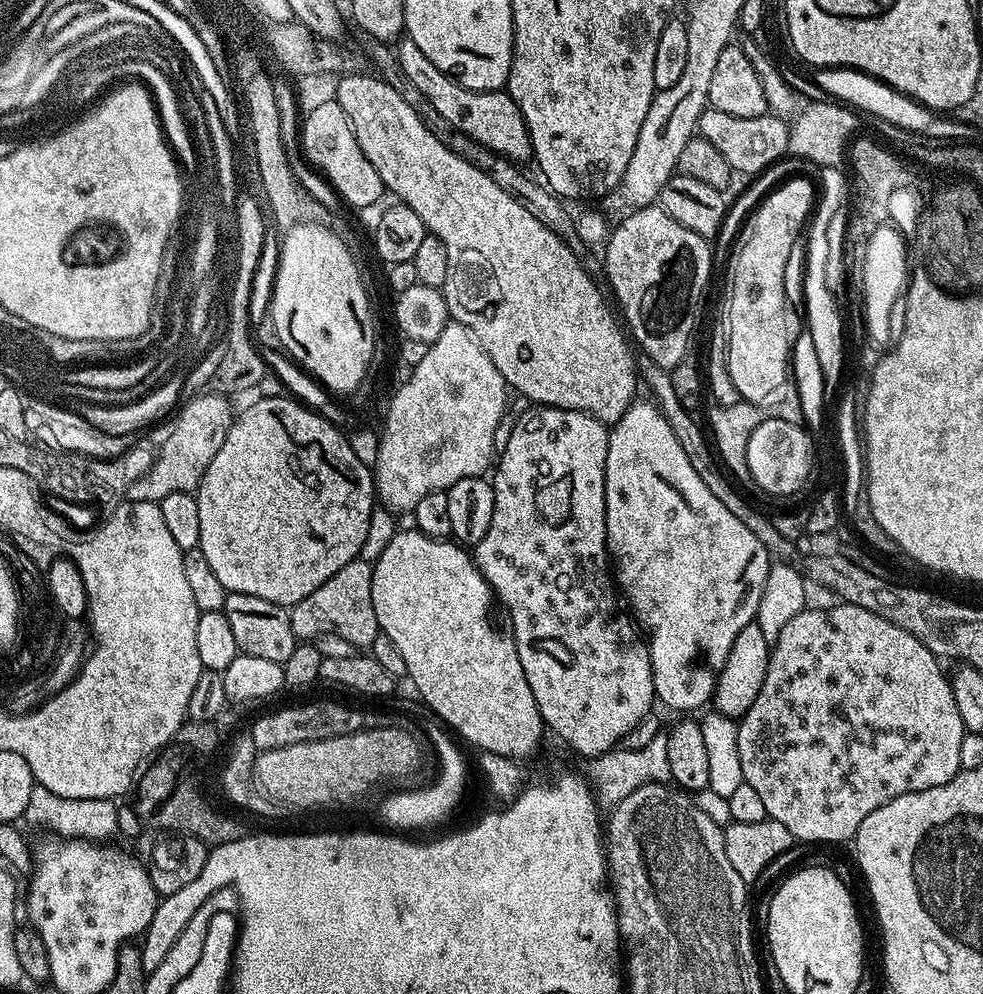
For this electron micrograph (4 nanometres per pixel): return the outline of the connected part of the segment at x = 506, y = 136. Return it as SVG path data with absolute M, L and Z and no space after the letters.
M407 38L395 45L394 54L402 66L402 74L406 74L406 78L410 78L410 82L414 82L414 86L418 86L422 94L426 94L430 106L434 106L440 117L450 122L450 126L454 126L456 131L475 140L477 144L486 146L497 156L505 156L513 162L524 162L524 159L532 156L532 139L528 127L507 91L475 92L462 86L451 76L438 70L438 66L434 66L434 62L430 62L430 58L426 58L426 54L422 54L422 50L418 50L418 46L414 46L414 42Z

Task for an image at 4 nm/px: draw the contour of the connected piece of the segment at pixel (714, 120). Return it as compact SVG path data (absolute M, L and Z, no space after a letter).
M711 106L705 108L698 125L699 135L722 150L722 158L730 162L733 173L752 172L759 174L771 167L789 151L790 124L787 119L773 114L758 118L734 118L734 114L722 114L722 110Z

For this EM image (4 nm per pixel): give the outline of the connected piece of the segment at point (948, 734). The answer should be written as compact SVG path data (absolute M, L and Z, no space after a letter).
M836 604L832 609L810 609L794 614L786 624L782 634L771 645L771 656L765 680L762 682L758 696L753 705L746 710L738 724L738 759L742 761L744 783L749 784L762 797L769 820L782 822L786 830L797 841L809 840L816 844L821 840L824 844L840 844L843 840L851 841L855 837L858 826L862 826L862 818L878 806L886 806L886 802L894 802L894 798L902 798L902 794L910 794L918 790L930 790L934 786L942 786L962 771L962 738L966 734L962 714L958 714L958 706L954 702L951 679L940 669L941 661L914 634L902 630L902 626L894 626L886 618L866 610L862 606Z

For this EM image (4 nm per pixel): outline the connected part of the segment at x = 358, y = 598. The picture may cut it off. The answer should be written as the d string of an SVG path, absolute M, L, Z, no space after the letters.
M359 558L346 562L346 566L342 566L338 574L326 578L314 594L306 594L302 602L293 604L290 615L297 641L312 642L324 634L336 634L359 650L371 649L374 638L381 635L378 618L374 614L372 564Z

